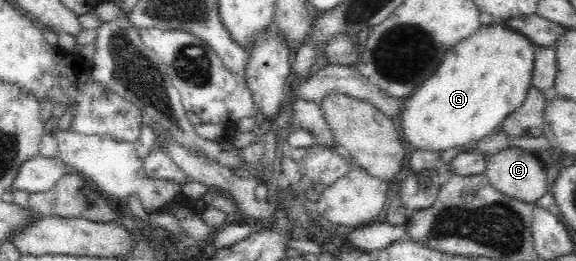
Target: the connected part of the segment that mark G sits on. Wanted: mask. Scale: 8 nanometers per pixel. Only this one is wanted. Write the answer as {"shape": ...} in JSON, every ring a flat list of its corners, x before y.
{"shape":[[494,21,452,46,436,71,420,83,400,107,404,141,415,150,444,150,465,146,493,133,524,103,532,81,537,45,526,35]]}

